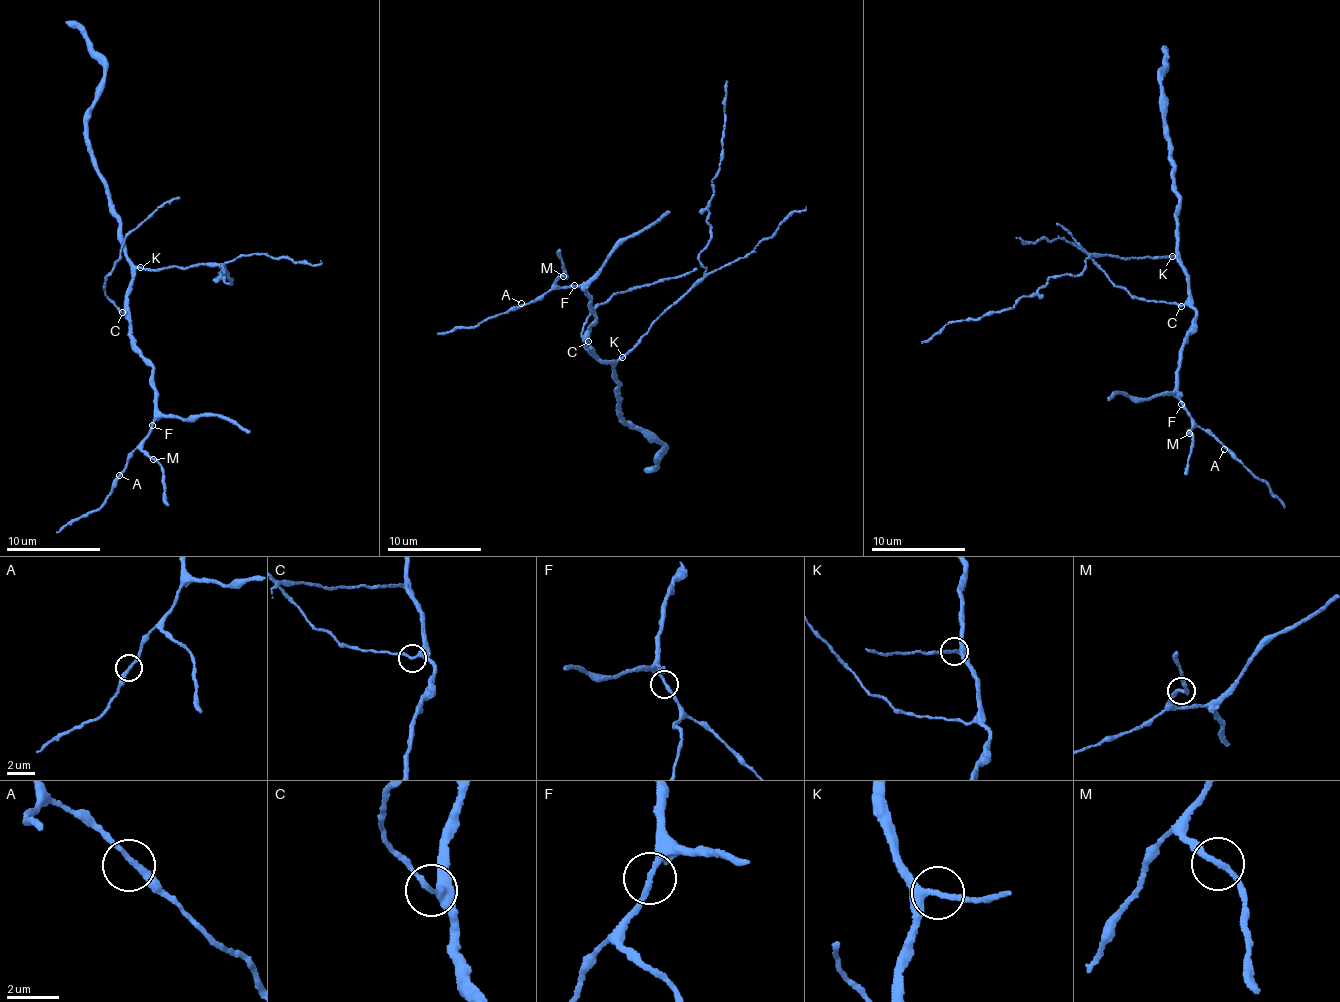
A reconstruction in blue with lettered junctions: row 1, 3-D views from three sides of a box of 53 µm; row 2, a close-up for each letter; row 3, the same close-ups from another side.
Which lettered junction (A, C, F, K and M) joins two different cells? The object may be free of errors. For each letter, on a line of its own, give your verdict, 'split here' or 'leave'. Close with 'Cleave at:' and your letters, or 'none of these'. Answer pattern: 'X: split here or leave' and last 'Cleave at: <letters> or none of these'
A: leave
C: leave
F: leave
K: leave
M: leave
Cleave at: none of these

